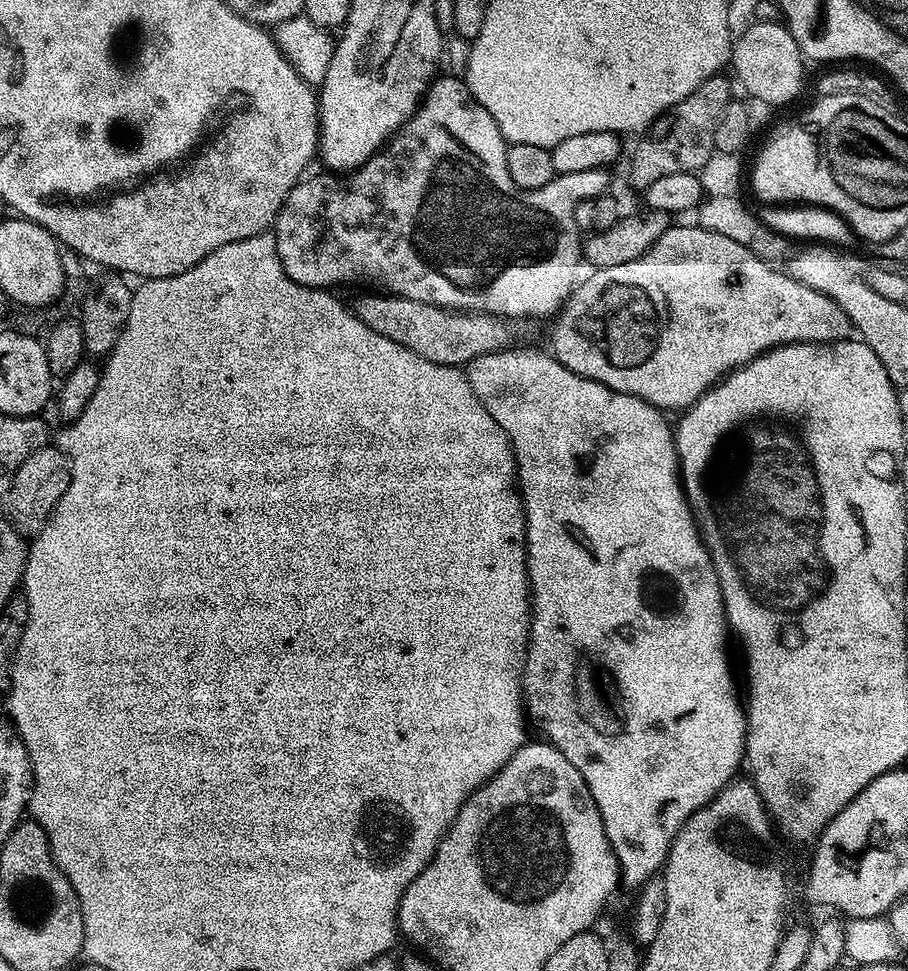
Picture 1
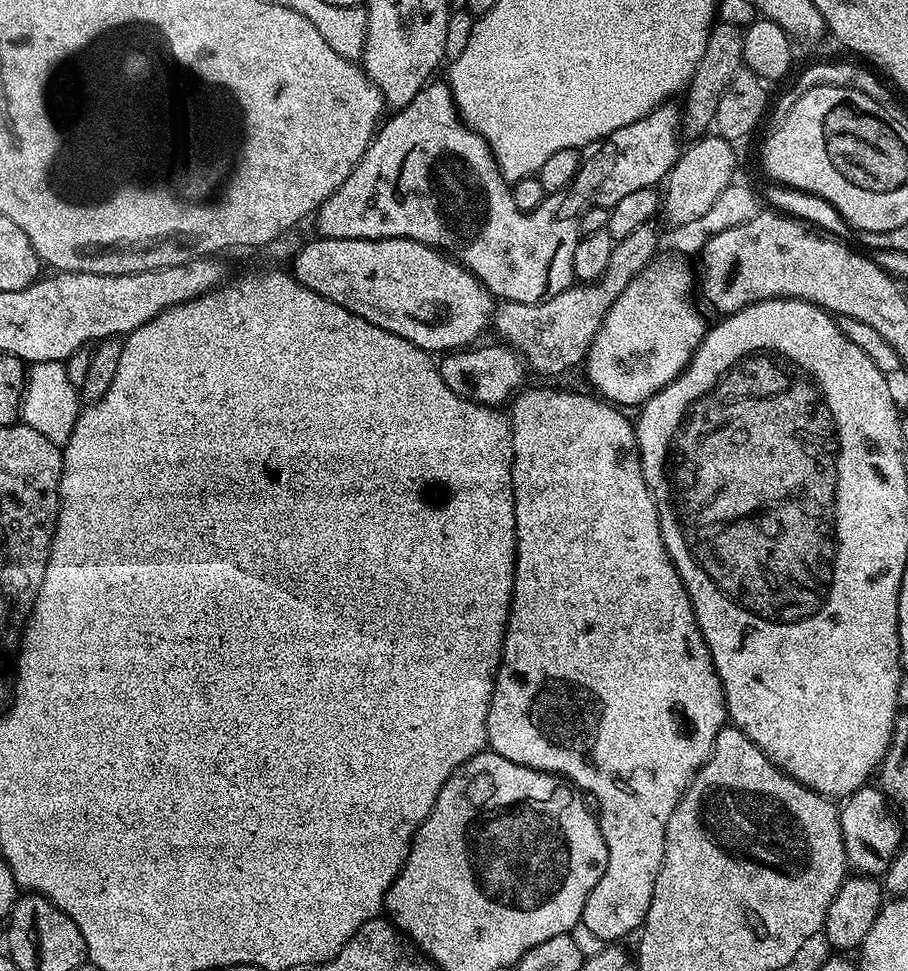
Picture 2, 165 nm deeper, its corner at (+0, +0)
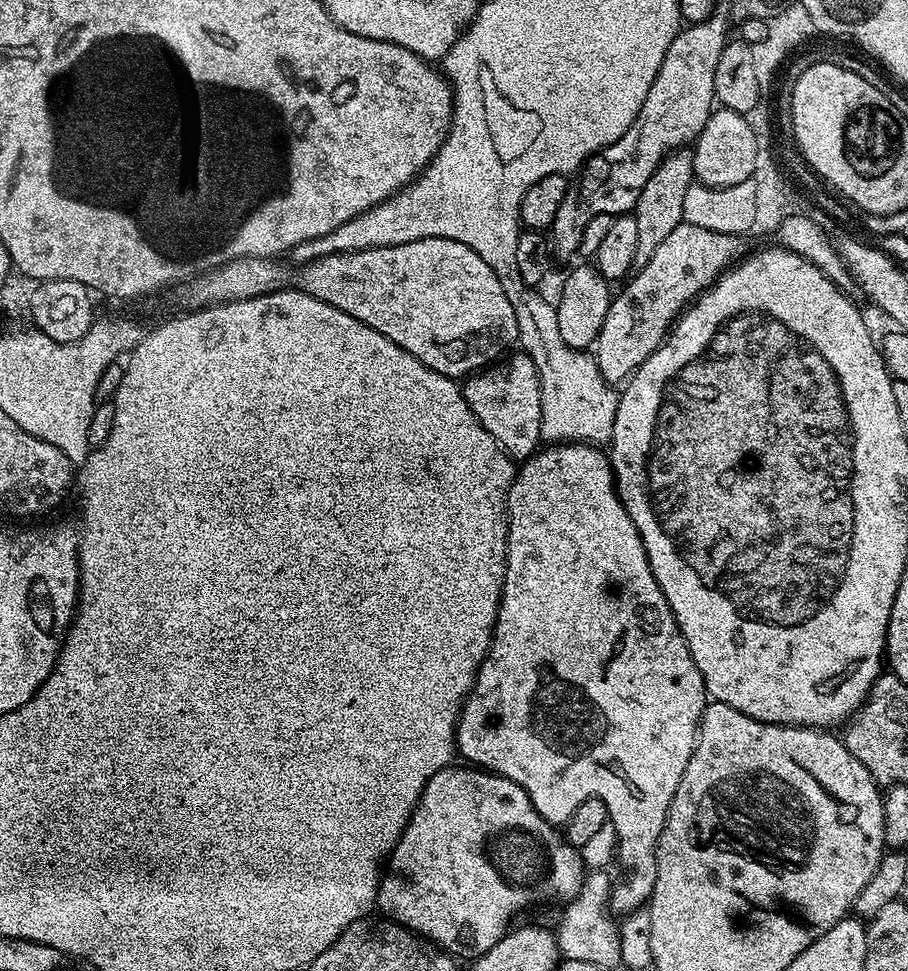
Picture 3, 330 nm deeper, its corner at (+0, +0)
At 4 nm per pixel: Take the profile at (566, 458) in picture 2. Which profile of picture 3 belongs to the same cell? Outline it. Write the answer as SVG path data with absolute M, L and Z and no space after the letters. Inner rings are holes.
M552 442L535 451L532 456L524 460L516 469L516 477L512 480L512 485L508 491L508 557L506 558L504 589L500 595L496 625L492 631L492 645L489 646L486 658L482 662L482 666L476 675L476 680L472 683L471 692L469 692L468 697L464 700L464 707L461 708L458 713L458 719L456 721L456 751L461 757L464 755L465 758L468 759L465 761L467 761L469 765L475 766L485 772L494 772L497 776L505 776L506 778L510 778L510 782L516 782L518 786L522 786L522 790L526 790L530 802L534 802L534 810L538 810L538 814L542 814L542 818L546 818L551 824L563 826L587 800L601 800L601 802L604 803L605 810L608 811L607 819L612 823L616 831L615 859L618 861L618 864L620 860L620 877L618 875L615 877L612 886L610 908L613 913L620 912L619 914L627 914L643 909L648 901L652 899L652 891L654 890L654 882L656 881L656 847L658 846L660 835L664 829L664 823L668 817L670 802L674 802L674 790L678 790L678 782L682 782L682 774L686 770L686 762L690 762L692 751L696 748L696 733L700 730L700 719L704 713L706 693L704 683L702 682L702 674L698 674L698 666L694 666L694 658L690 658L690 650L686 646L686 638L682 638L678 622L666 602L666 594L662 594L662 590L650 570L650 562L646 558L646 550L642 546L642 538L638 534L638 530L634 526L634 522L630 518L626 506L620 501L620 496L616 492L616 477L612 474L612 461L605 453L603 456L600 452L603 451L601 451L599 447L591 444Z

